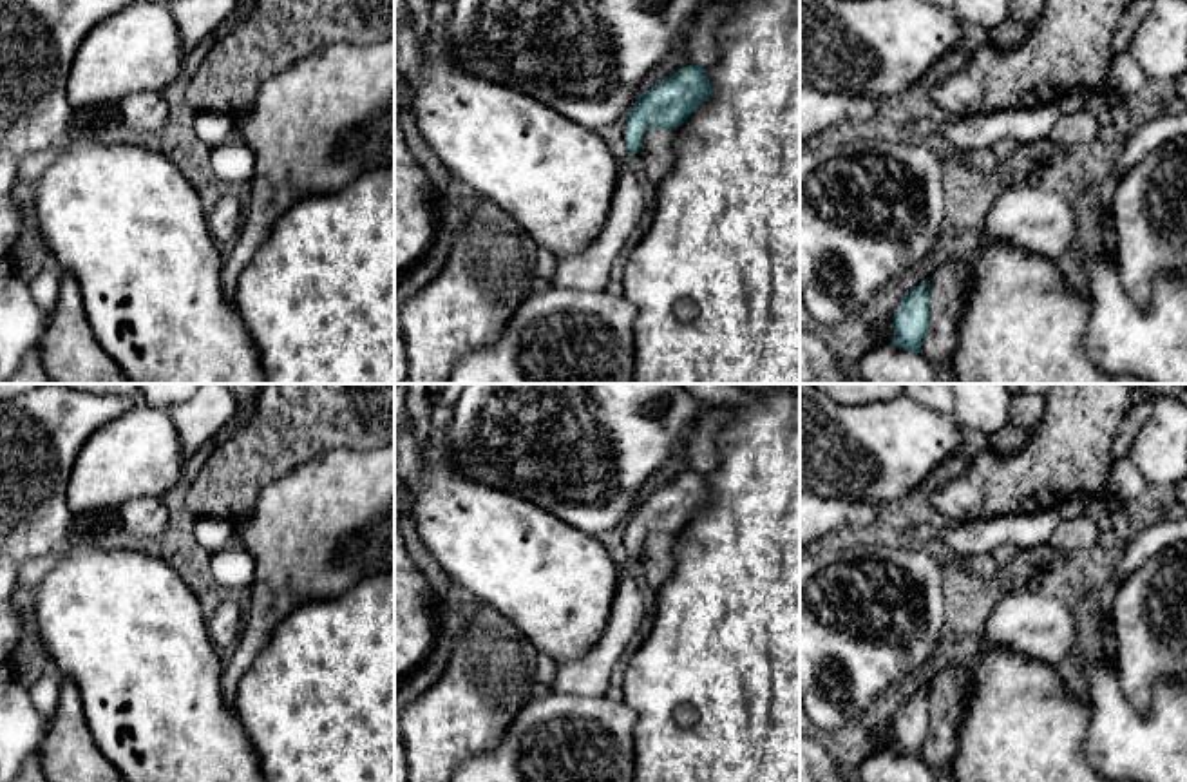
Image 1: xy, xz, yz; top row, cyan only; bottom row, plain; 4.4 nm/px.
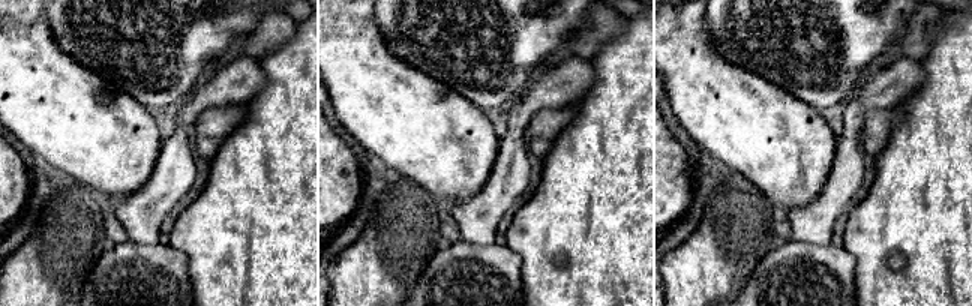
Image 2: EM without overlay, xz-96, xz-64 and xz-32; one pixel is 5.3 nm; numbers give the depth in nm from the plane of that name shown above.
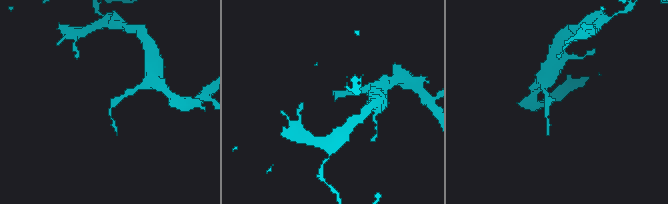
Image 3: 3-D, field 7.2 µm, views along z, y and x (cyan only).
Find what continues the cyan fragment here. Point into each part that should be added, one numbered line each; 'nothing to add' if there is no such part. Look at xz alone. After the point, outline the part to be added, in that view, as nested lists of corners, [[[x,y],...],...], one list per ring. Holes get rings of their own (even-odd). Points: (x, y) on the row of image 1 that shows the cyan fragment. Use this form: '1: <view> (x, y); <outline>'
1: xz (587, 270); [[[639,154],[621,161],[615,194],[601,234],[583,250],[557,259],[552,286],[577,291],[603,291],[613,262],[626,253],[626,243],[646,210],[644,192],[633,165]]]

